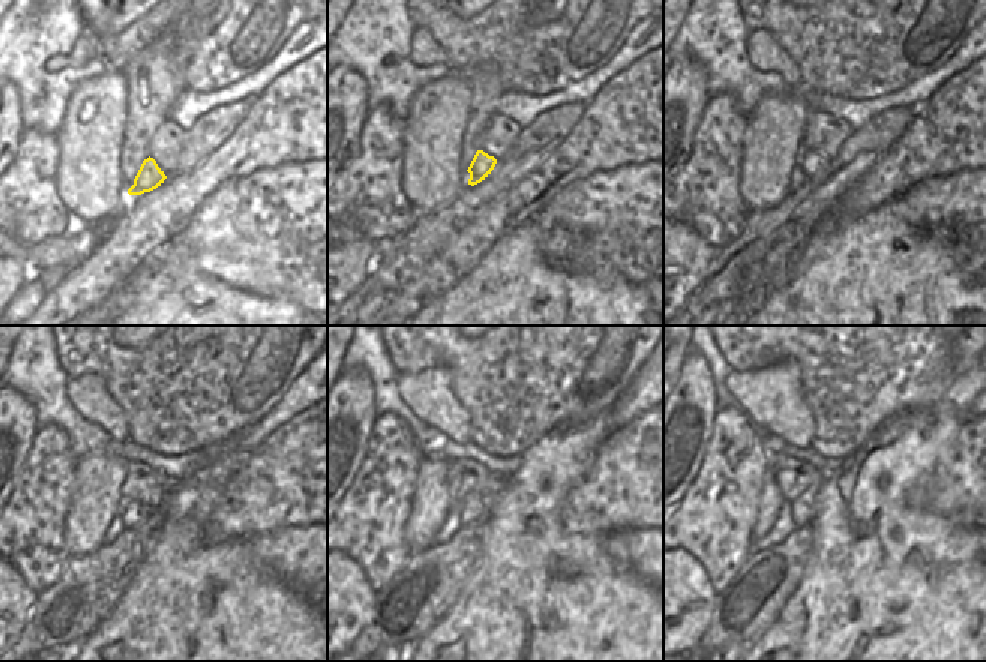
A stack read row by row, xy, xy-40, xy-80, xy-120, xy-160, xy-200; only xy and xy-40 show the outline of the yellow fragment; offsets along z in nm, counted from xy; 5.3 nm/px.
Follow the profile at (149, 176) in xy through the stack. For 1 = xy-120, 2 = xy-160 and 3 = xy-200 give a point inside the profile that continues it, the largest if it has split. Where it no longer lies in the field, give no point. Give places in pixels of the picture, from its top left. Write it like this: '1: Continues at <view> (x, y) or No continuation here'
1: Continues at xy-120 (135, 511)
2: Continues at xy-160 (473, 506)
3: Continues at xy-200 (803, 508).

